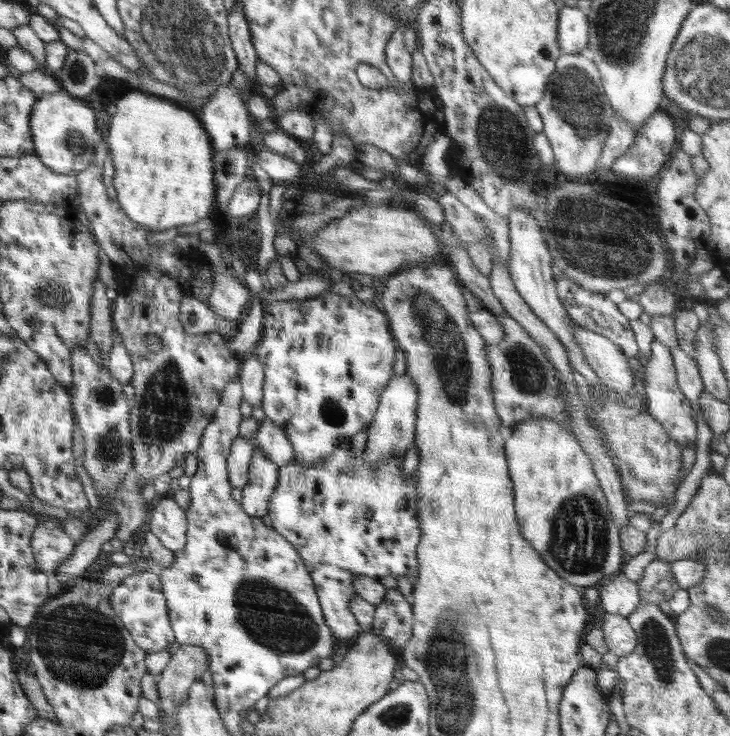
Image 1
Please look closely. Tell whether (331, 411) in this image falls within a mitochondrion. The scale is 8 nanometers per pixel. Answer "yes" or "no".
yes

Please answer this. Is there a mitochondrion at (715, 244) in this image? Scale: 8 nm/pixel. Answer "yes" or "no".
no

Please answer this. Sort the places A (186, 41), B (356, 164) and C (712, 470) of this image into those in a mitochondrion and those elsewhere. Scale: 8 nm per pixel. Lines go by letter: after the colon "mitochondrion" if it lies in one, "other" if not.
A: mitochondrion
B: other
C: other

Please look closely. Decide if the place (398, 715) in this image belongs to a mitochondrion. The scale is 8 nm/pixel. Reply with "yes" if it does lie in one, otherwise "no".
yes

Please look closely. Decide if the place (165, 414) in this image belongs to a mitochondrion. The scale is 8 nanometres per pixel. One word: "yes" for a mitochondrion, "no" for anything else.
yes

